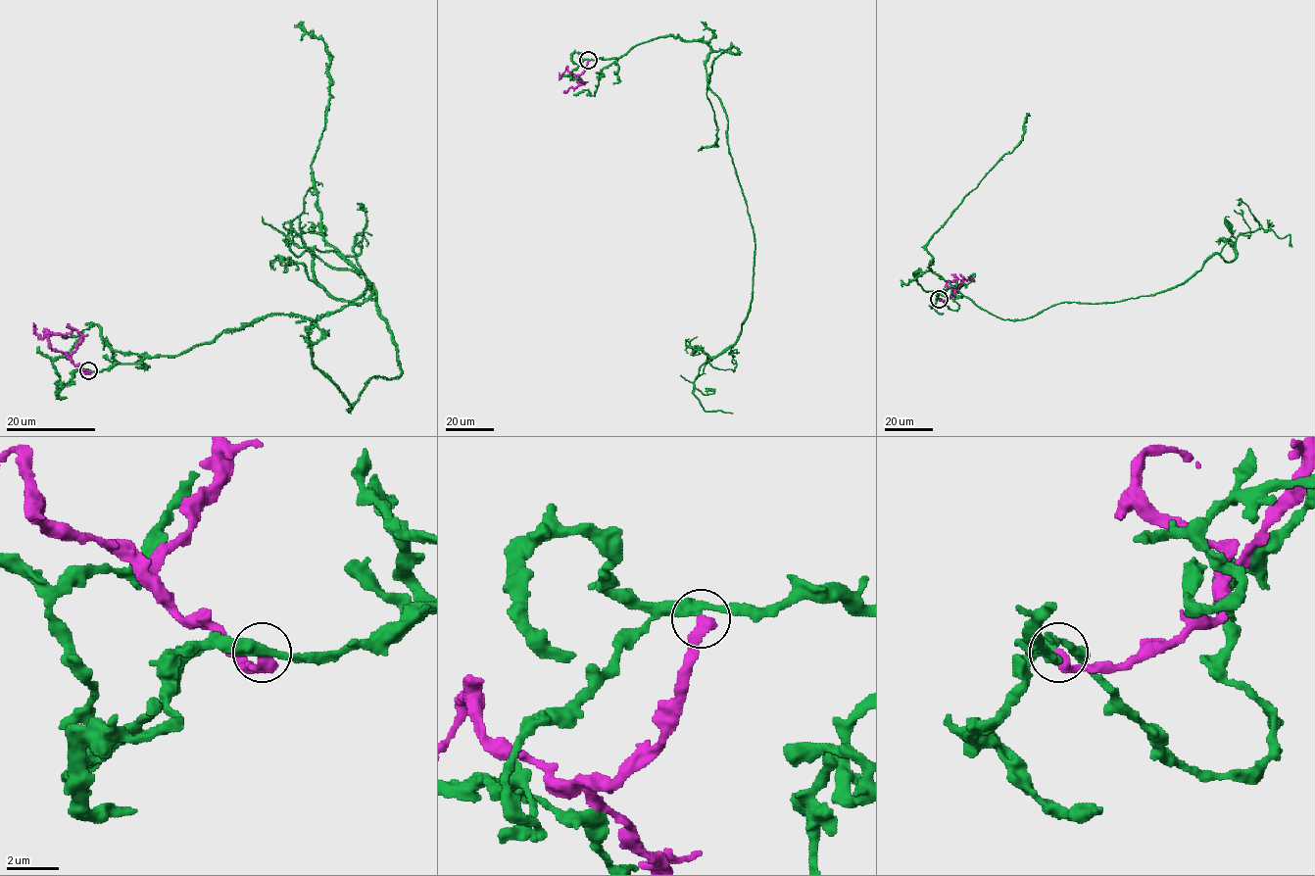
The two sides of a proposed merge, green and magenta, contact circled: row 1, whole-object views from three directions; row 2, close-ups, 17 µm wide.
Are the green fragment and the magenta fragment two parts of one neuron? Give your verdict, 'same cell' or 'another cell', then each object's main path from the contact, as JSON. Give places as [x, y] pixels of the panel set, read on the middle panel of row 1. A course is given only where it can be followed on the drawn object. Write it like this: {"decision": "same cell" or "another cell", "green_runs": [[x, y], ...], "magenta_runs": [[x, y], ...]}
{"decision": "another cell", "green_runs": [[588, 60], [663, 36], [710, 48], [754, 274], [738, 338], [707, 356], [694, 393], [732, 413]], "magenta_runs": [[588, 61], [585, 70], [578, 75], [584, 83], [563, 92]]}

